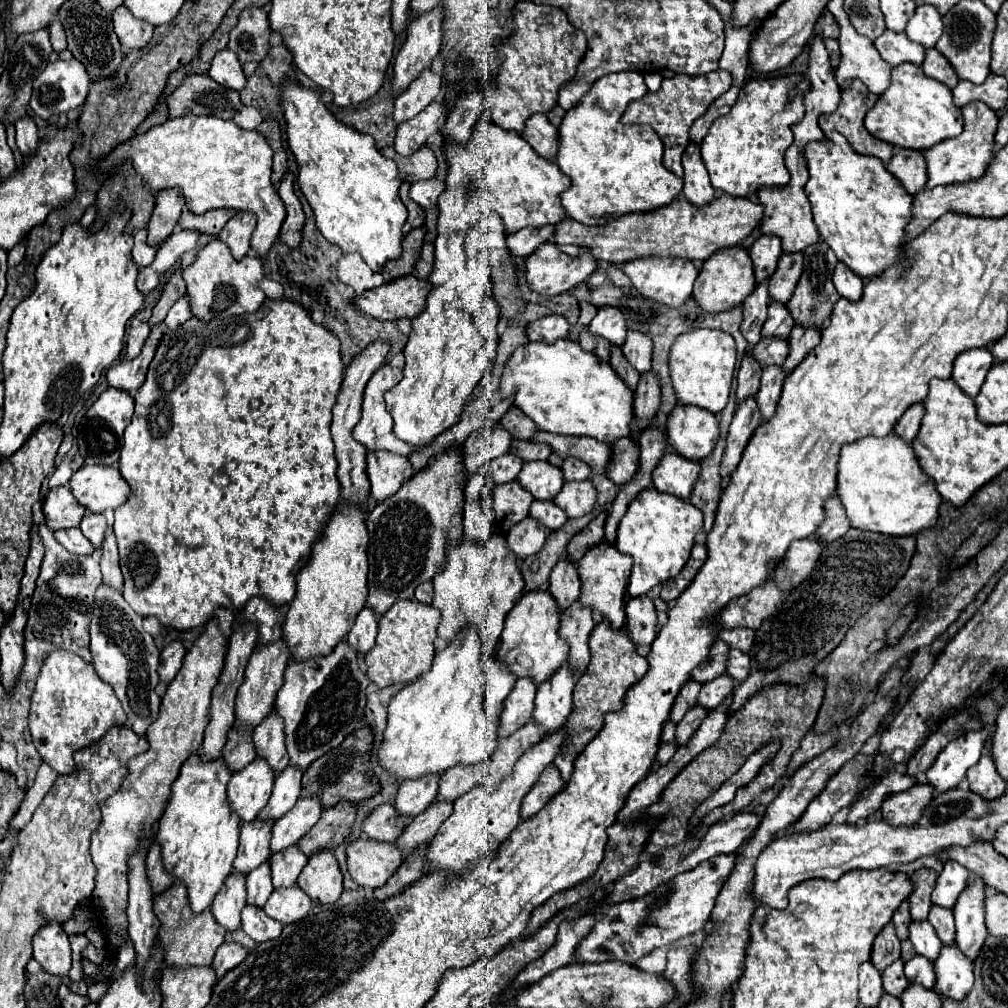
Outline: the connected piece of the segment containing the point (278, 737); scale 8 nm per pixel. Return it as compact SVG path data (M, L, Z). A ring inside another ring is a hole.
M275 707L263 719L263 723L255 727L255 749L257 755L265 757L271 763L275 773L283 771L283 767L289 765L289 755L285 747L285 723Z

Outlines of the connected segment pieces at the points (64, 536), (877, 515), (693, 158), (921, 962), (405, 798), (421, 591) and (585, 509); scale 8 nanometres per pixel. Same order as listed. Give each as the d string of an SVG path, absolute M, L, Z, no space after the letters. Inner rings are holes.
M57 529L55 531L55 539L71 553L75 555L89 555L95 551L95 547L85 539L85 535L81 533L81 529Z
M915 403L905 411L903 419L899 419L895 427L897 435L891 433L887 437L863 437L841 449L837 493L843 499L853 527L883 535L917 535L919 531L937 525L943 497L933 485L935 481L921 469L913 445L907 443L919 433L923 415L923 403Z
M689 141L687 149L683 153L683 169L685 169L683 195L695 205L709 203L717 195L717 191L709 183L709 175L703 165L703 159L701 159L701 149L693 141Z
M915 955L905 963L905 975L911 983L919 983L927 989L935 987L935 963L923 955Z
M431 773L431 775L419 777L419 779L403 781L393 805L399 809L399 813L409 815L409 817L423 813L437 799L439 779L441 779L441 773L437 773L437 775Z
M421 583L415 589L415 599L399 599L381 619L379 619L379 633L373 649L365 655L367 677L377 687L389 687L395 683L411 683L417 679L427 667L431 667L431 659L435 655L435 639L439 627L439 609L431 603L433 599L433 585ZM421 601L421 603L419 603Z
M591 479L585 481L569 481L563 485L563 489L553 499L569 517L581 517L587 515L593 505L597 503L597 491L591 483Z

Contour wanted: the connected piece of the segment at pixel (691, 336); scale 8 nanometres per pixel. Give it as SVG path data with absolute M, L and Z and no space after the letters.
M695 329L679 335L669 353L669 369L677 399L681 403L703 407L711 413L723 411L733 389L735 361L737 361L735 339L725 331Z

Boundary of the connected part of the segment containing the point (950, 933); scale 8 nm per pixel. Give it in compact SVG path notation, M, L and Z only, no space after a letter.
M931 905L929 911L929 923L935 927L939 939L943 943L951 943L955 939L955 921L953 921L953 911L947 907L939 907L939 905Z

